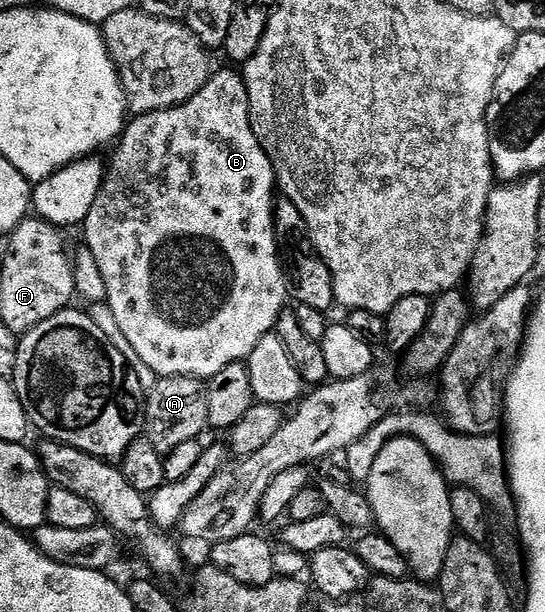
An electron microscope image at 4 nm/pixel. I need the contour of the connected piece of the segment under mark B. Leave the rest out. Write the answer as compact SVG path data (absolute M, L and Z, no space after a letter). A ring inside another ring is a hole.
M222 70L219 74L218 71L211 73L210 79L204 84L204 88L200 88L200 92L196 92L196 96L192 96L192 100L188 100L184 104L173 106L167 110L157 110L156 112L148 112L147 114L139 114L131 117L129 121L127 121L120 137L117 139L116 147L117 146L118 151L115 152L114 159L108 162L108 165L105 167L102 187L96 196L96 204L92 204L92 212L88 212L84 223L87 246L85 249L88 251L88 254L96 260L96 265L104 278L104 285L107 288L107 296L104 302L110 307L112 314L115 316L116 324L120 326L120 331L124 334L127 344L134 349L133 357L142 361L143 364L154 373L154 376L161 376L163 378L197 378L199 380L209 380L213 378L221 369L224 369L226 365L230 365L233 362L245 363L252 352L252 348L256 348L256 344L260 344L262 337L271 333L271 331L277 327L278 318L282 315L282 311L288 302L288 278L284 273L282 259L278 257L278 245L274 239L274 207L276 205L274 169L250 123L250 105L248 104L245 77L243 77L241 73L233 74L230 70Z

